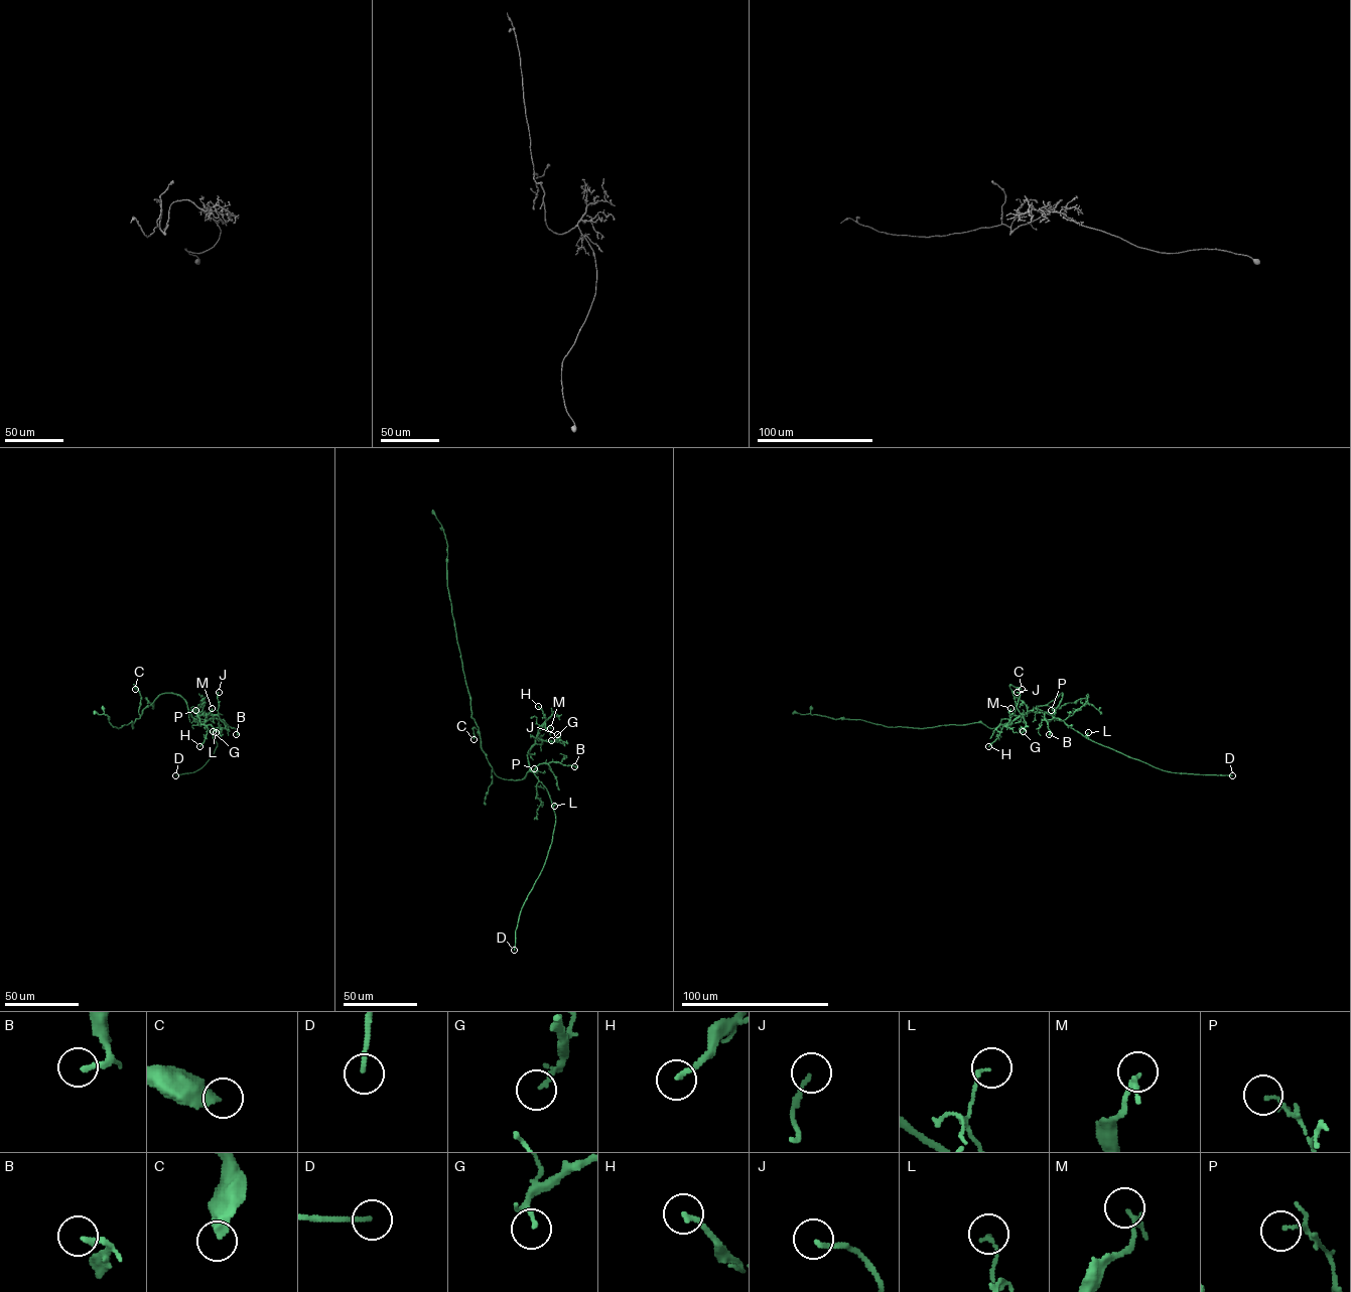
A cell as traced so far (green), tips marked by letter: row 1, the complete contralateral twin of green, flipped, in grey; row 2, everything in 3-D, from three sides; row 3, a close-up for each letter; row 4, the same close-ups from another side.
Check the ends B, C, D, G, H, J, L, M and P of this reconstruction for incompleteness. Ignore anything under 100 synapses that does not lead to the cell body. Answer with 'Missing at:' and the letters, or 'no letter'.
Missing at: D

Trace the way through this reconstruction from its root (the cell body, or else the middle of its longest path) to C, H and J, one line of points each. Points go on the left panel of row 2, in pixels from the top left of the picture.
C: (151, 704), (140, 715), (141, 696), (135, 686), (135, 689)
H: (151, 704), (161, 694), (178, 694), (190, 715), (189, 712), (192, 711), (207, 726), (205, 741), (199, 746)
J: (151, 704), (160, 694), (173, 693), (184, 700), (190, 715), (190, 711), (198, 715), (218, 715), (219, 692)

